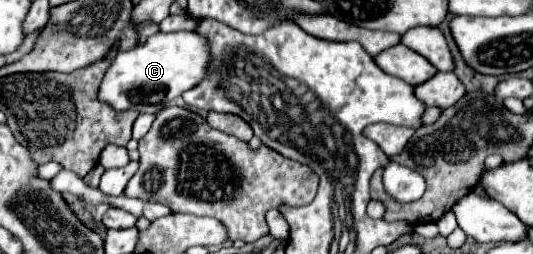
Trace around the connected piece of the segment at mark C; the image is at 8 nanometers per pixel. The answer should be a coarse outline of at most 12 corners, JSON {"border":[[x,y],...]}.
{"border":[[154,33],[118,51],[100,91],[114,111],[158,113],[200,83],[208,41]]}

